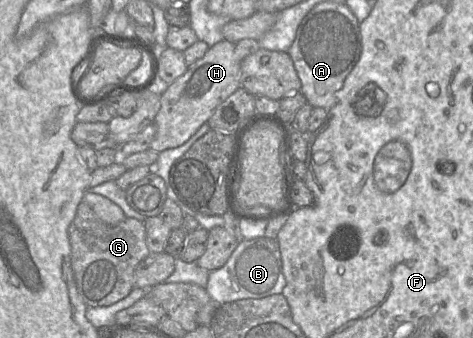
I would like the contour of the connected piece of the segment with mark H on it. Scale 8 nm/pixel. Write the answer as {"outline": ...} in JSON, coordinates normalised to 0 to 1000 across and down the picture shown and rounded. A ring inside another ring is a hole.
{"outline":[[[474,115],[442,139],[433,163],[366,246],[342,254],[340,314],[326,355],[332,393],[317,441],[340,453],[397,417],[442,355],[457,317],[510,257],[510,180],[497,157],[497,127]]]}

